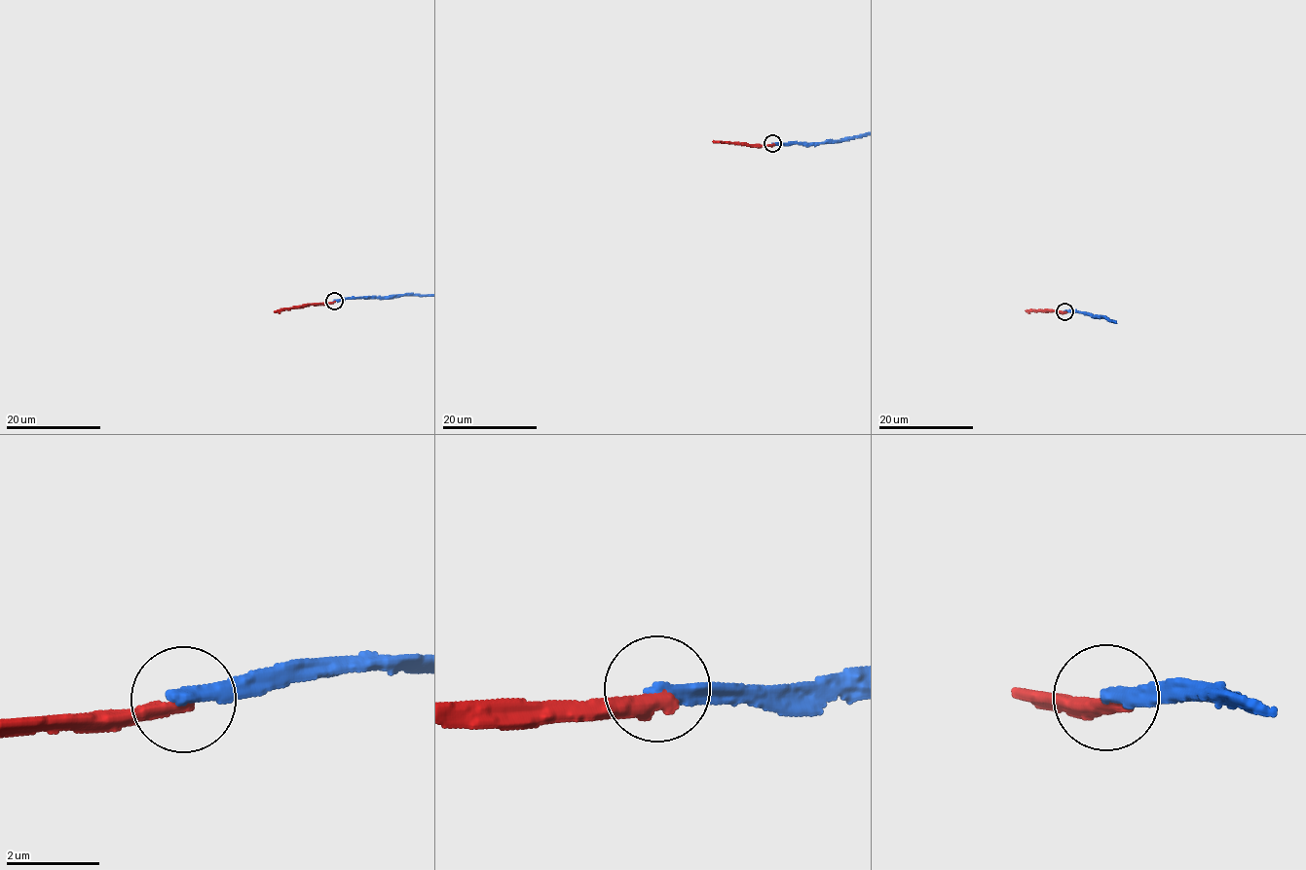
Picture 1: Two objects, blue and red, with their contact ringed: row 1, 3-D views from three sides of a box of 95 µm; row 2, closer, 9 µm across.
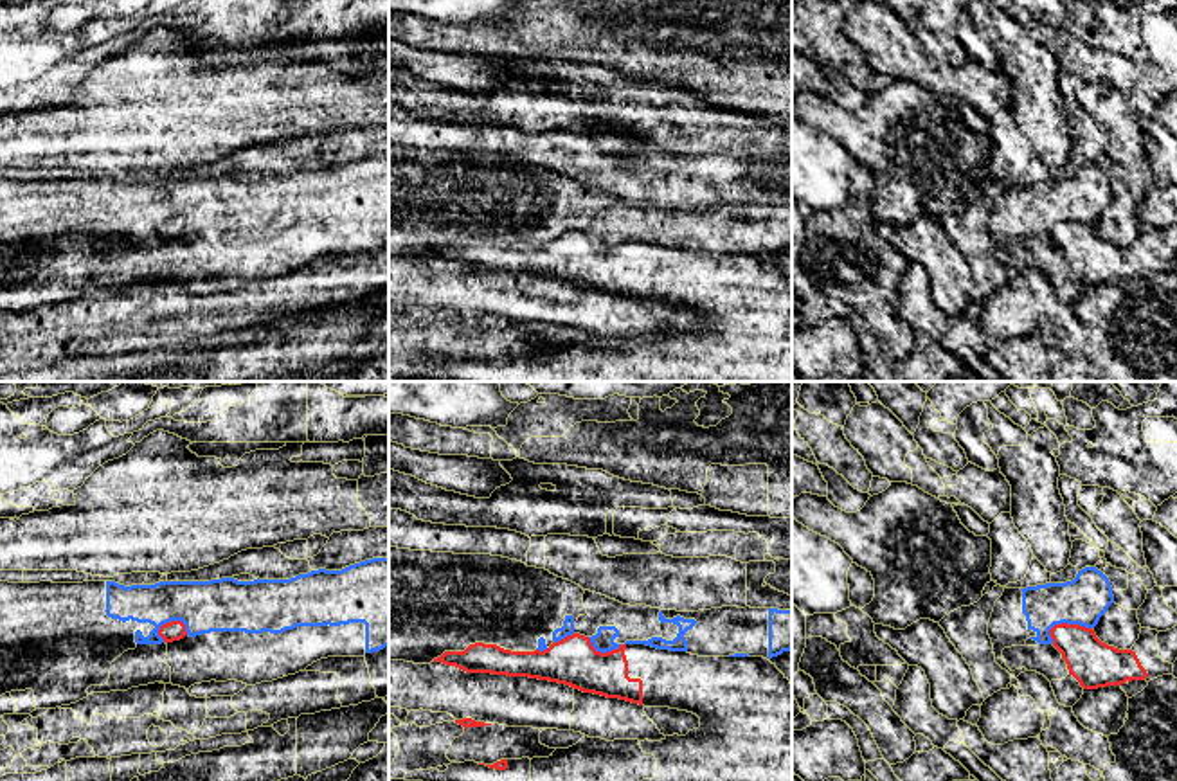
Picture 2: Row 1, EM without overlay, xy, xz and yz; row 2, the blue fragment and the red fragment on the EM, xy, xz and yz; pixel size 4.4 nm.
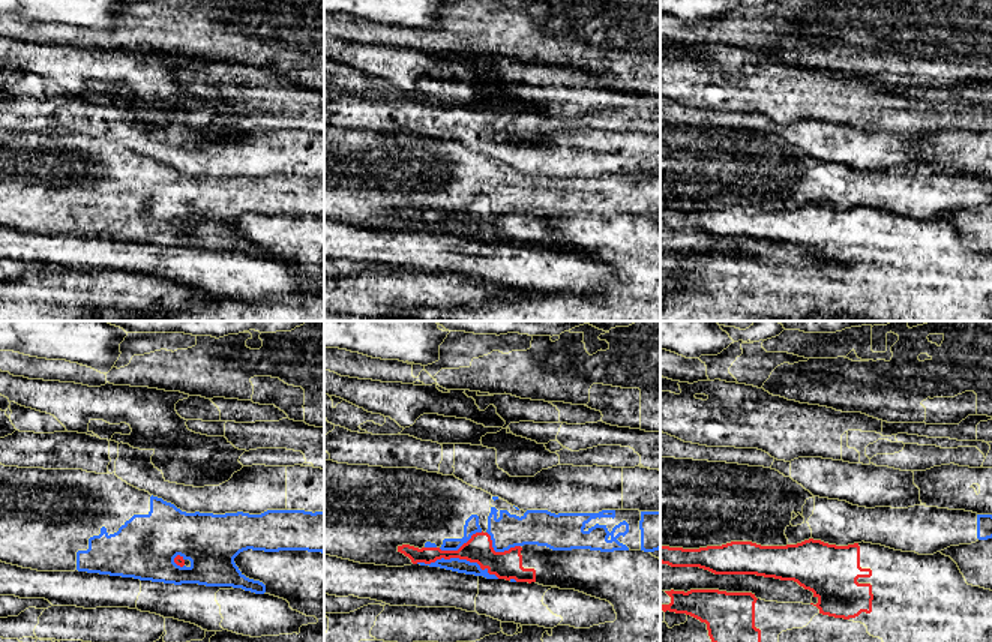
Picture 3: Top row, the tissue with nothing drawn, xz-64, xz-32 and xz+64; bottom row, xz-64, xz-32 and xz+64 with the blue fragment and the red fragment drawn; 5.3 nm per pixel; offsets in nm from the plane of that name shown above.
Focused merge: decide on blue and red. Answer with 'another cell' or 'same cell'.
another cell

